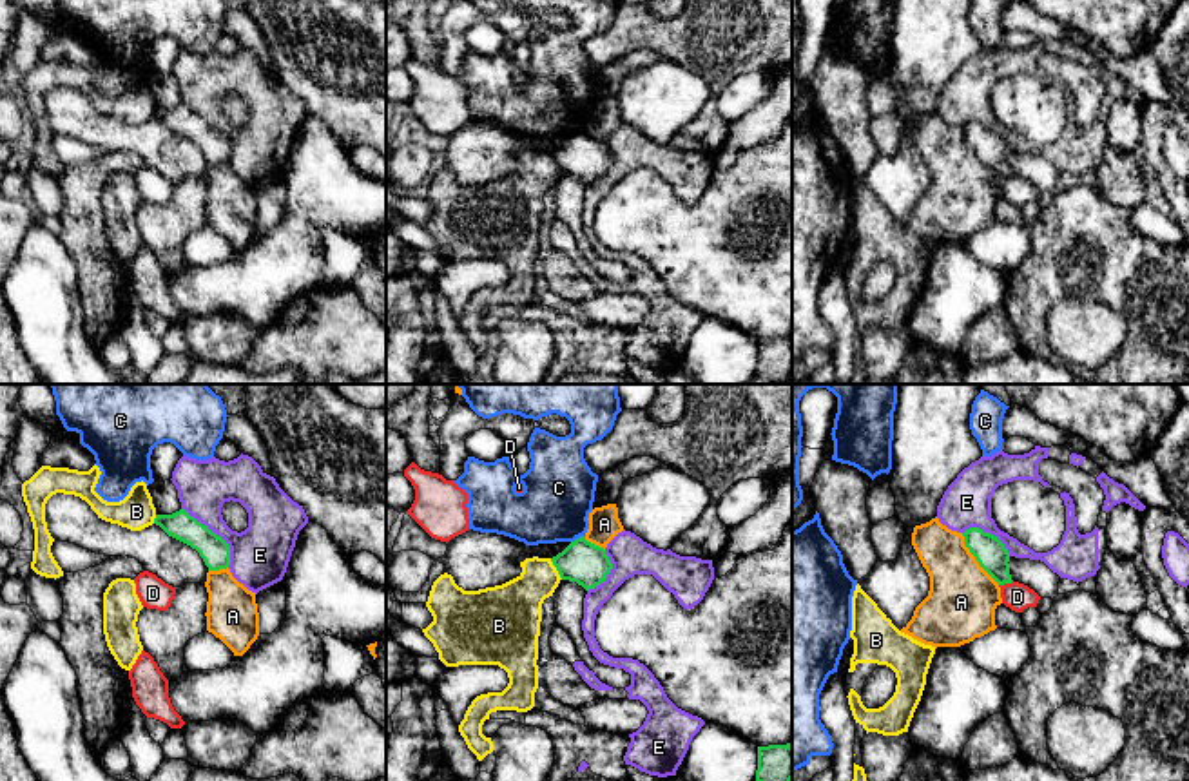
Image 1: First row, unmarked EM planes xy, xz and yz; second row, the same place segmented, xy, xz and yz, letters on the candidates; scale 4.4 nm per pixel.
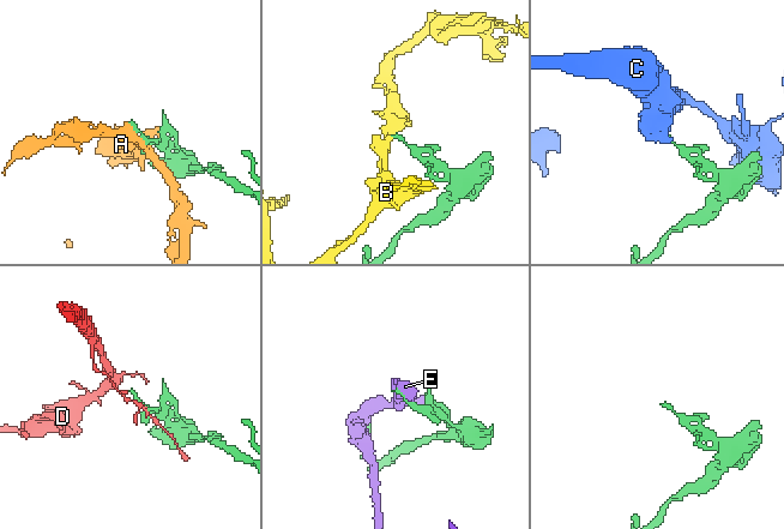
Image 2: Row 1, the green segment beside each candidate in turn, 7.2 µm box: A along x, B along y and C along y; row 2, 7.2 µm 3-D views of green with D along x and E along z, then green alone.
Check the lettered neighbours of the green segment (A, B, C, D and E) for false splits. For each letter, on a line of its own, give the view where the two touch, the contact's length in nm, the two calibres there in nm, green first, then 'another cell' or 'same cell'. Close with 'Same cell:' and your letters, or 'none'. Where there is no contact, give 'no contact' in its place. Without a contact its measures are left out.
A: contact in yz; length 280 nm; calibres 140 and 300 nm; another cell
B: contact in xz; length 110 nm; calibres 190 and 240 nm; another cell
C: contact in xz; length 70 nm; calibres 190 and 320 nm; another cell
D: contact in yz; length 70 nm; calibres 140 and 120 nm; another cell
E: contact in xy; length 340 nm; calibres 130 and 260 nm; another cell
Same cell: none

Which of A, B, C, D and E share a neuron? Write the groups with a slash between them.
A / B / C / D / E

